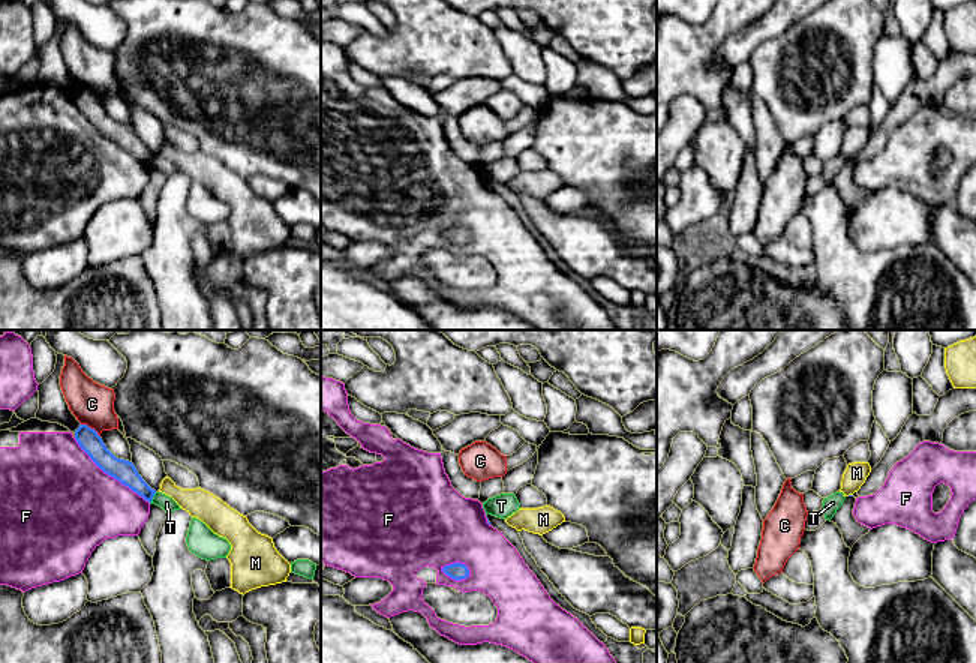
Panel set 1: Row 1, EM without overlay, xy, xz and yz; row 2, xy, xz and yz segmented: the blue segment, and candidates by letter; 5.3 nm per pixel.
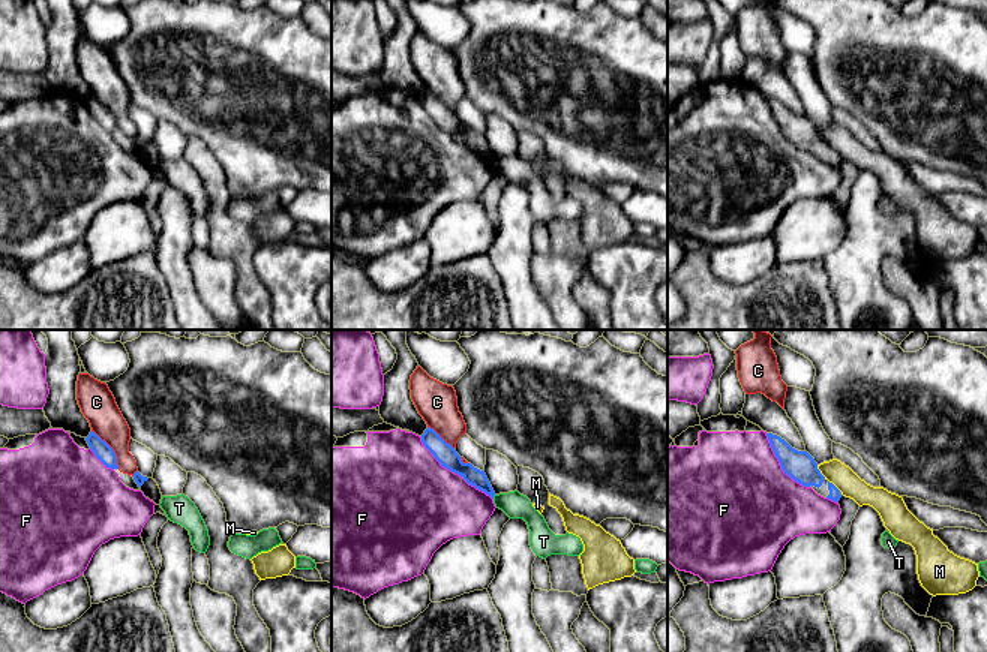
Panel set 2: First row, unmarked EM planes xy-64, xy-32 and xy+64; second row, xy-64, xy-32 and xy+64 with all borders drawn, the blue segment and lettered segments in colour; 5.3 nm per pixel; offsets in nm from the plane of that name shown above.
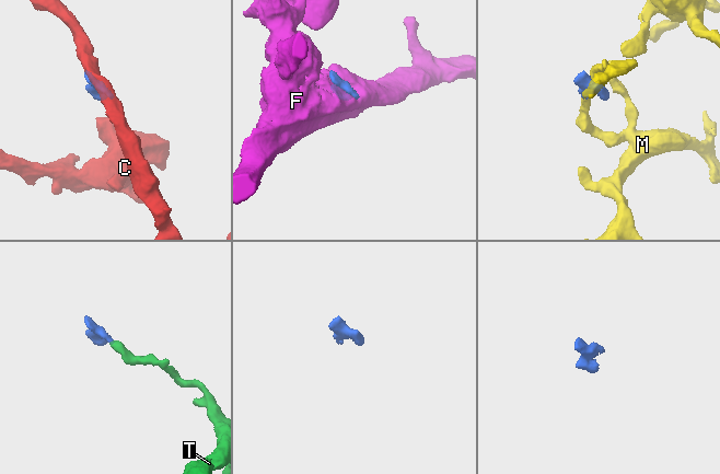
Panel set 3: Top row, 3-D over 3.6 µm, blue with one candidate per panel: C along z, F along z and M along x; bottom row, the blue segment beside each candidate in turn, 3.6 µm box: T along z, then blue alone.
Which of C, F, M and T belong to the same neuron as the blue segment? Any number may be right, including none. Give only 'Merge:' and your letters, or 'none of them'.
Merge: none of them

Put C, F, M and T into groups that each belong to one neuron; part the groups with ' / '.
C / F / M / T

